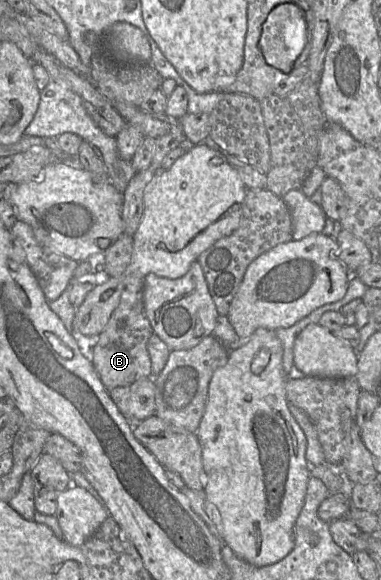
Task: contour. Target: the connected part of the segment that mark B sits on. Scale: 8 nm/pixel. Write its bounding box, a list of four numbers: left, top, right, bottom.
[88,278,153,391]

